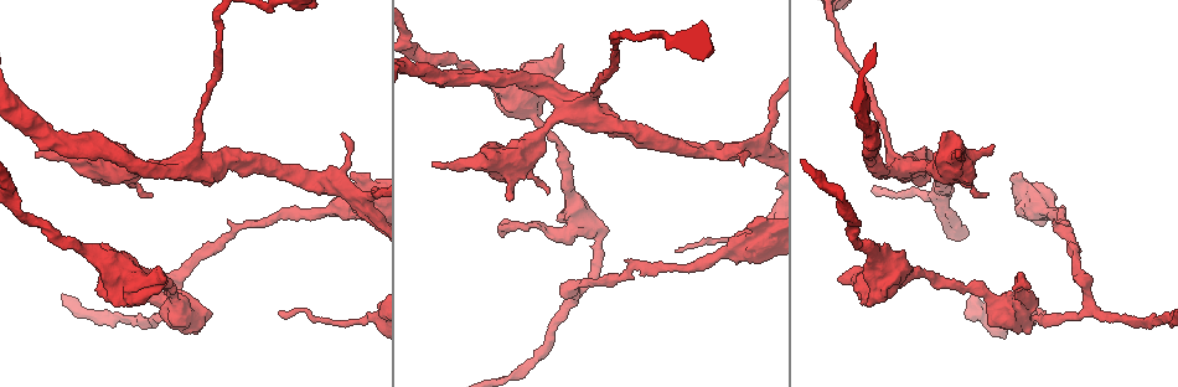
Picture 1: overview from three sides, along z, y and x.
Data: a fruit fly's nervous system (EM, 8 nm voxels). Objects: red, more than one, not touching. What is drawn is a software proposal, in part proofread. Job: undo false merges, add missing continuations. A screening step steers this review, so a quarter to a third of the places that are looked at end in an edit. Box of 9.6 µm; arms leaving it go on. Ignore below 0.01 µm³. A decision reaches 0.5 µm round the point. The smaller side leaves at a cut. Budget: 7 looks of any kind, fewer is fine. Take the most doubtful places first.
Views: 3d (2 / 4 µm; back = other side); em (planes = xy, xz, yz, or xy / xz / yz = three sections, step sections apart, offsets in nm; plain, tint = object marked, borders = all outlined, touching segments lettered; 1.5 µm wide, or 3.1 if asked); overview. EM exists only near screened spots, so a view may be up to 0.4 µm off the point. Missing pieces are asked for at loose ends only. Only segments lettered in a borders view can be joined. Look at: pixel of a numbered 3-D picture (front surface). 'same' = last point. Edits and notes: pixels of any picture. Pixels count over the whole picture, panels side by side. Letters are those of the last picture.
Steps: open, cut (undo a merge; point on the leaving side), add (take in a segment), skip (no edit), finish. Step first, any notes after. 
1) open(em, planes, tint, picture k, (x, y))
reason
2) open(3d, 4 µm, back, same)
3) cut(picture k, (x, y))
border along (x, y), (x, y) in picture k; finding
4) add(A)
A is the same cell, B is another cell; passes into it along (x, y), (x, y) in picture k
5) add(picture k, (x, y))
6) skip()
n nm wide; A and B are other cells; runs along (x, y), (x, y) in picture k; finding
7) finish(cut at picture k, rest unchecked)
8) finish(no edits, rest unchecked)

open(3d, 2 µm, back, picture 1, (955, 157))
free end

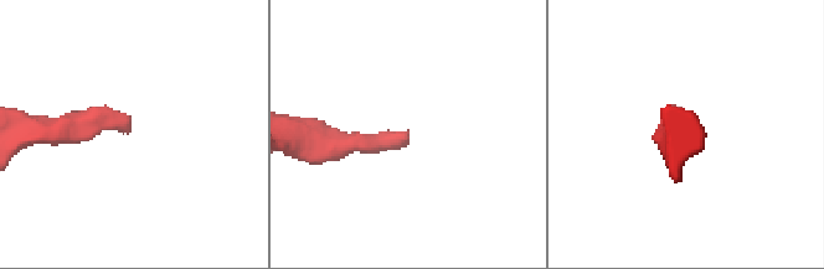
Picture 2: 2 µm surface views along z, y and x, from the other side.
open(em, xz, step 8, borders, picture 2, (130, 124))
shape alone is not enough

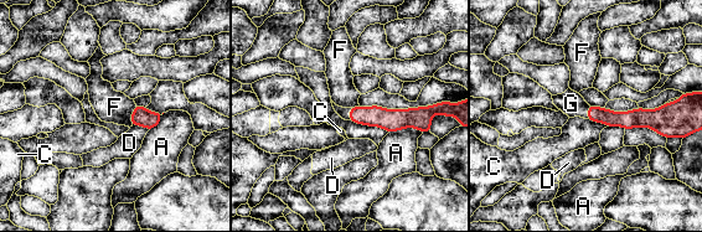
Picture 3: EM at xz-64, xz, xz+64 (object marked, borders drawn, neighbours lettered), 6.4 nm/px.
add(picture 3, (571, 103))
G is the same cell, A, C, D and F are other cells; passes into it along (625, 119), (588, 112), (571, 103) in picture 3; the neuron continues

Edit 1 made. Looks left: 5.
open(overview)
see it whole again

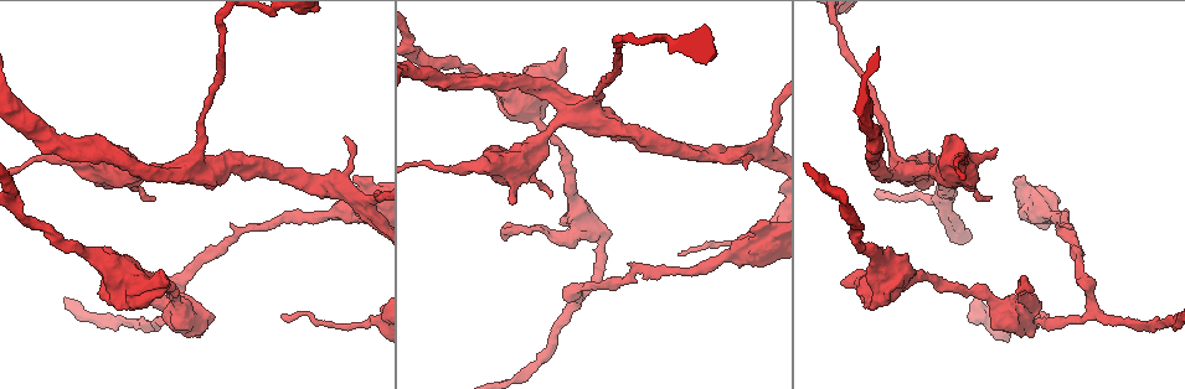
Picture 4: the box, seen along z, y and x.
open(em, planes, borders, picture 4, (1094, 313))
side arm on a straight run

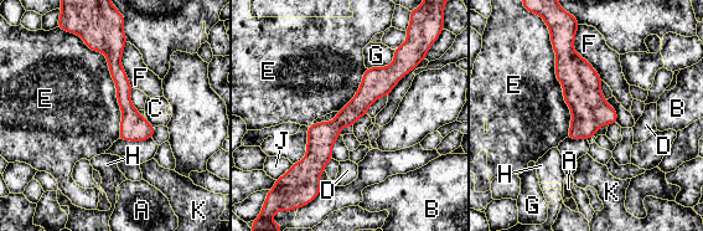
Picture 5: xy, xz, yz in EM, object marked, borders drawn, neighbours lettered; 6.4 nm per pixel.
skip()
A, B, C, D, E, F, G, H, J and K are other cells; continuous, no second neuron

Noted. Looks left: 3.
open(em, planes, borders, picture 4, (530, 229))

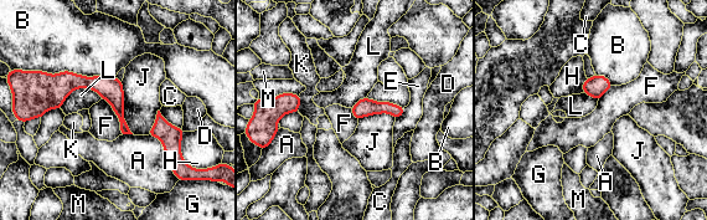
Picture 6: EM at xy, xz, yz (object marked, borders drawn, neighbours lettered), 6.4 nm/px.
skip()
90 nm wide; A, B, C, D, E, F, G, H, J, K, L and M are other cells; runs along (42, 106), (66, 82), (98, 83), (125, 131) in picture 6; one neuron here

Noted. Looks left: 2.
finish(add at picture 3, rest unchecked)

